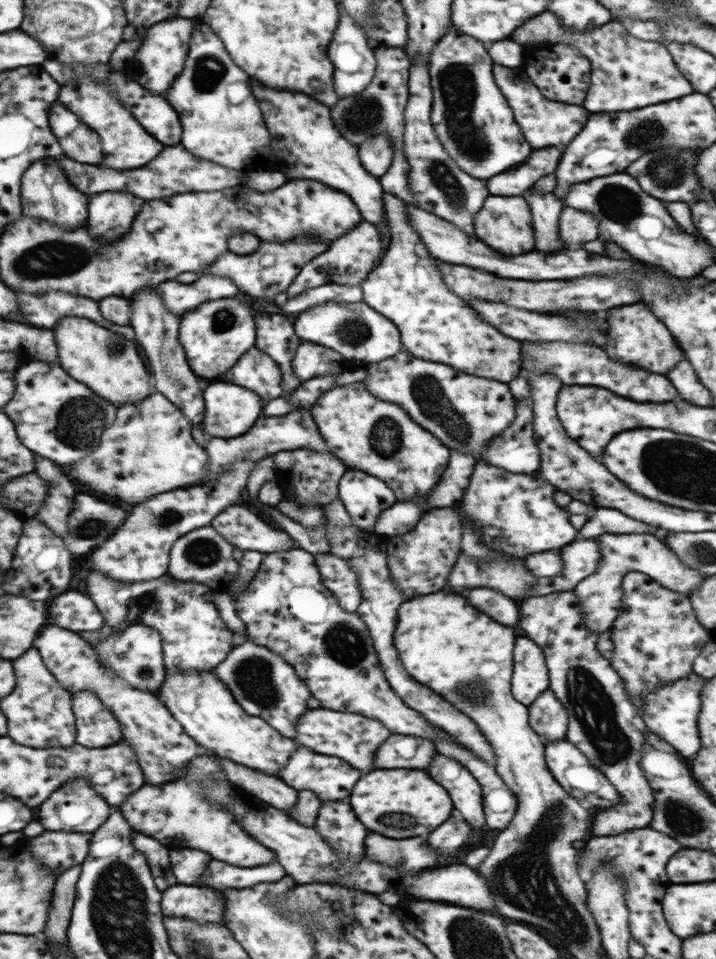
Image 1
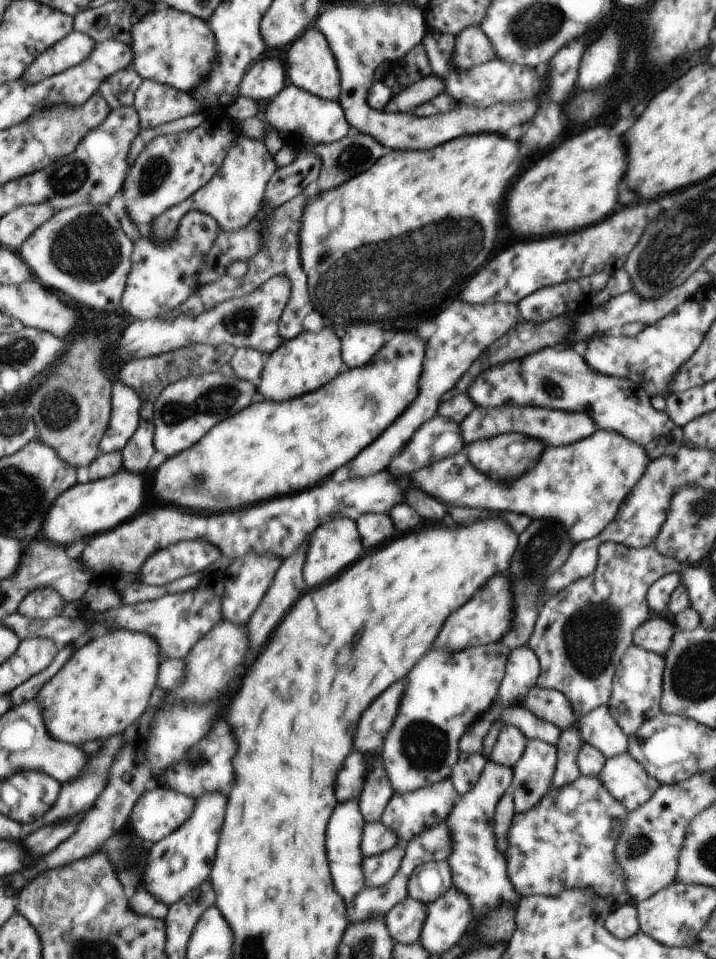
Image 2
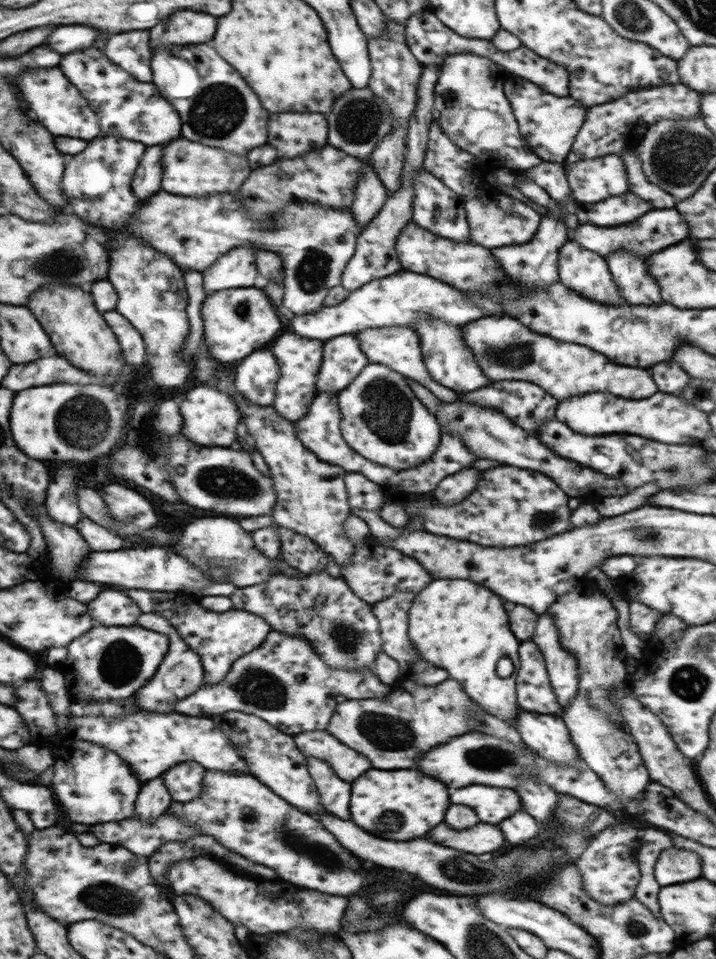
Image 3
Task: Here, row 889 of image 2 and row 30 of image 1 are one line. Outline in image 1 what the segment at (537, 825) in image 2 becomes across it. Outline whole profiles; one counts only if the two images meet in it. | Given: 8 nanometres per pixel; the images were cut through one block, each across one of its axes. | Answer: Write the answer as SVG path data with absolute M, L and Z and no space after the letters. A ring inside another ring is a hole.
M546 10L518 26L510 39L521 45L545 45L548 42L549 47L568 44L580 50L592 66L591 86L588 87L583 102L583 107L591 113L613 113L644 108L650 104L682 98L695 91L684 75L678 72L678 67L665 45L635 38L625 29L620 21L612 20L586 33L571 32L562 28L562 19L558 18L556 13Z

